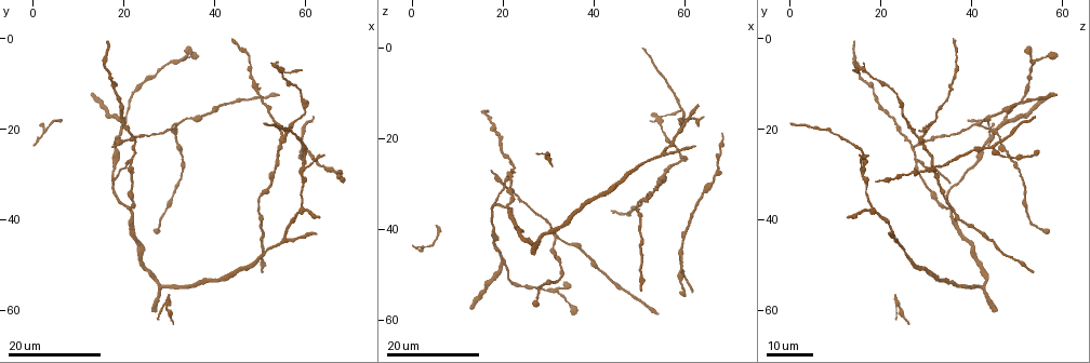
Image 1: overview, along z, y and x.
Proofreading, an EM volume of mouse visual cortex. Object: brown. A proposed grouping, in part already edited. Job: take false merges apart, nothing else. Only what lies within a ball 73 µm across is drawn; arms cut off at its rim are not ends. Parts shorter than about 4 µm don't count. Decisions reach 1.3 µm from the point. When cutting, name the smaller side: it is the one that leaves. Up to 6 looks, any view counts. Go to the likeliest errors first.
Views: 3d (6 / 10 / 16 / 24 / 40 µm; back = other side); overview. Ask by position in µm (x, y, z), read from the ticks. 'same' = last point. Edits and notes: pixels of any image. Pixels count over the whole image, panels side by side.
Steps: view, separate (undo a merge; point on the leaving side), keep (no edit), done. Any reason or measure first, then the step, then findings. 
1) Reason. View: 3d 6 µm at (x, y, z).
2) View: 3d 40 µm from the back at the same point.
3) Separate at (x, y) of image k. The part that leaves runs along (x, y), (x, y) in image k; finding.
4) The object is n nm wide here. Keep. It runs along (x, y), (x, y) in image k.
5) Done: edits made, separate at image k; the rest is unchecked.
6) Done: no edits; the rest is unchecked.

Arms part here. View: 3d 16 µm at (21.5, 26.5, 28.0).

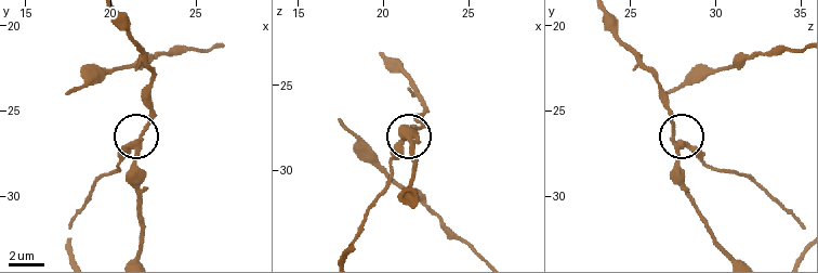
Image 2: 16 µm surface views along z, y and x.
View: 3d 10 µm at (21.4, 26.9, 28.0).

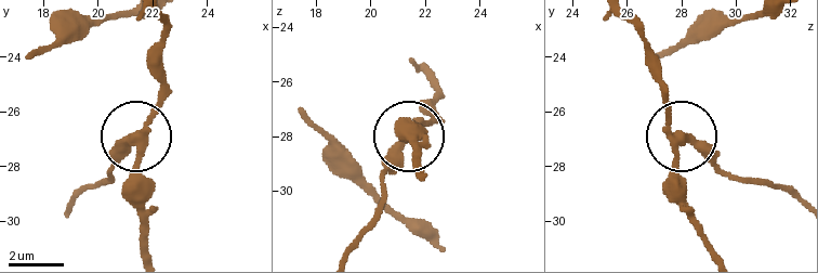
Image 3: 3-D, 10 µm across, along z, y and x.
3 arms meet here. Separate at (127, 152) of image 3. The part that leaves runs along (139, 139), (113, 167), (110, 181), (74, 204) in image 3; a second neuron is stuck on.

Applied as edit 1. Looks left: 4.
Redraw. View: overview.

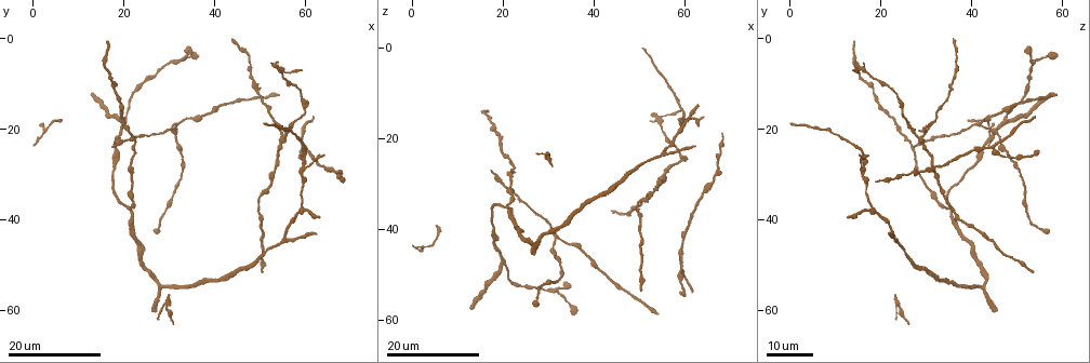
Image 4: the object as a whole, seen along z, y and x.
Branch point. View: 3d 16 µm at (55.0, 21.5, 29.0).

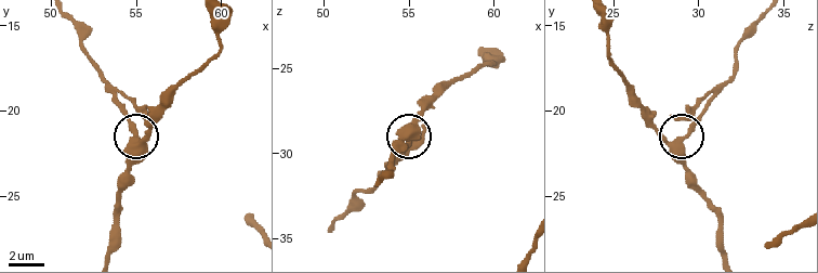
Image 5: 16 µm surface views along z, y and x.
View: 3d 6 µm at (54.9, 21.8, 29.0).

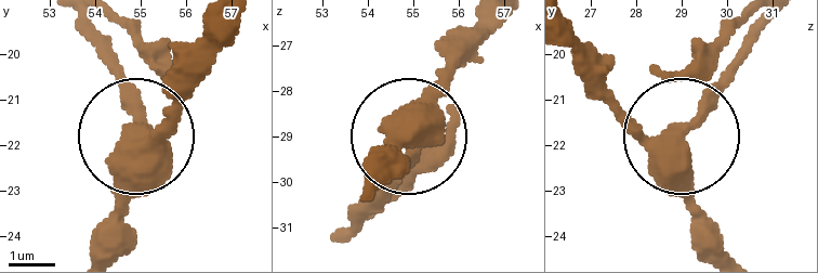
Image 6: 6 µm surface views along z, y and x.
View: 3d 6 µm from the back at the same point.

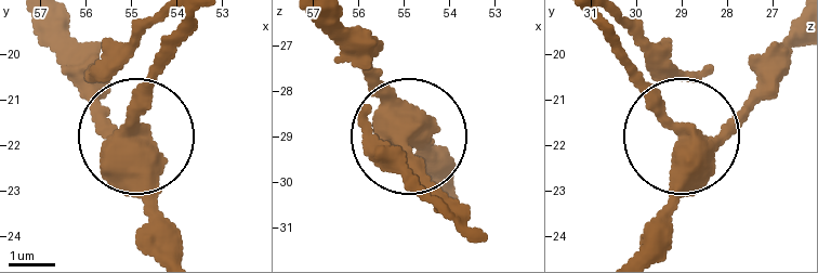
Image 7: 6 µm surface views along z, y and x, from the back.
3 arms meet here. Keep. All the same neuron.

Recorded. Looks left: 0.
Done: edits made, separate at image 3; the rest is unchecked.

